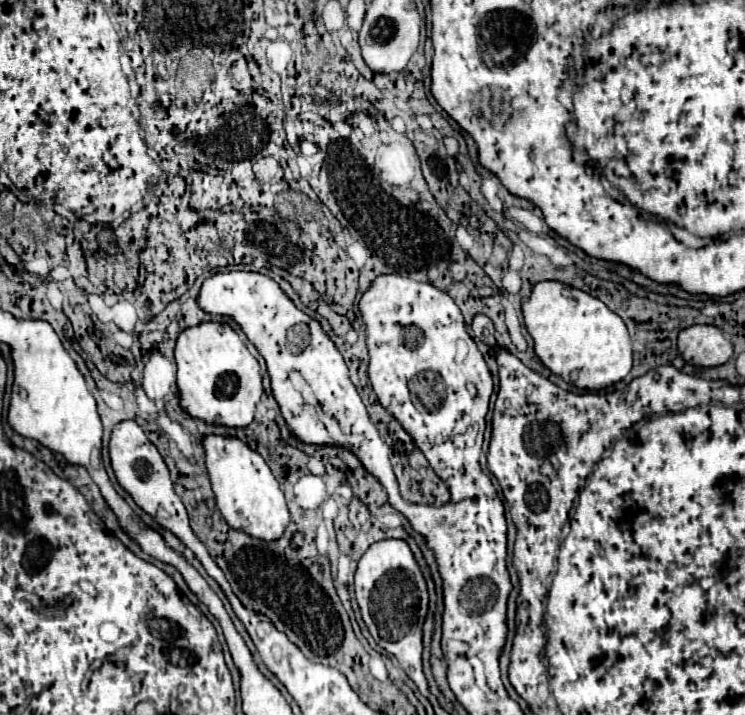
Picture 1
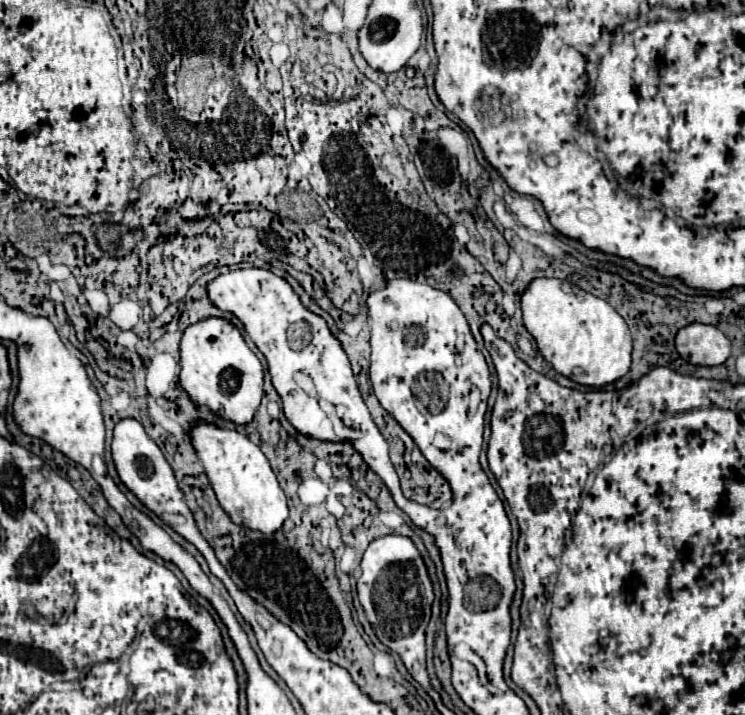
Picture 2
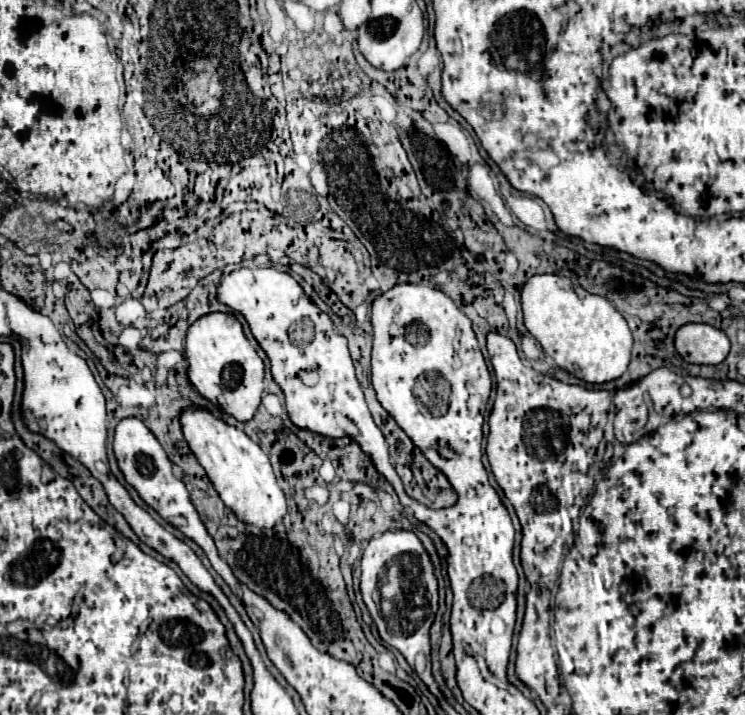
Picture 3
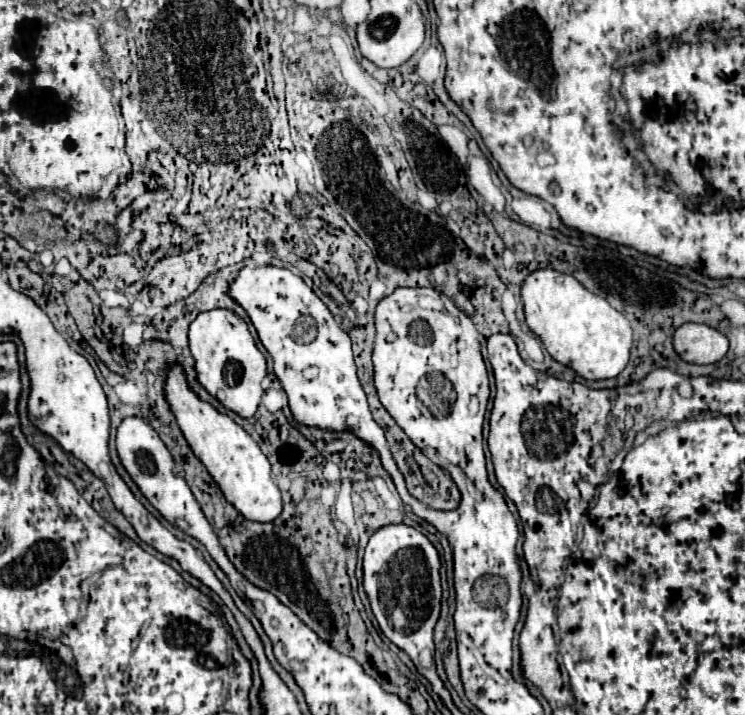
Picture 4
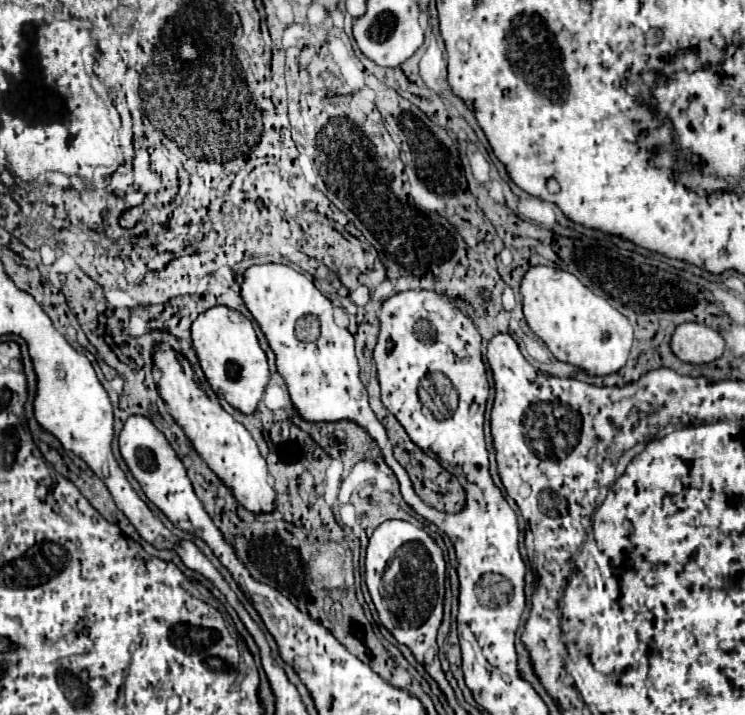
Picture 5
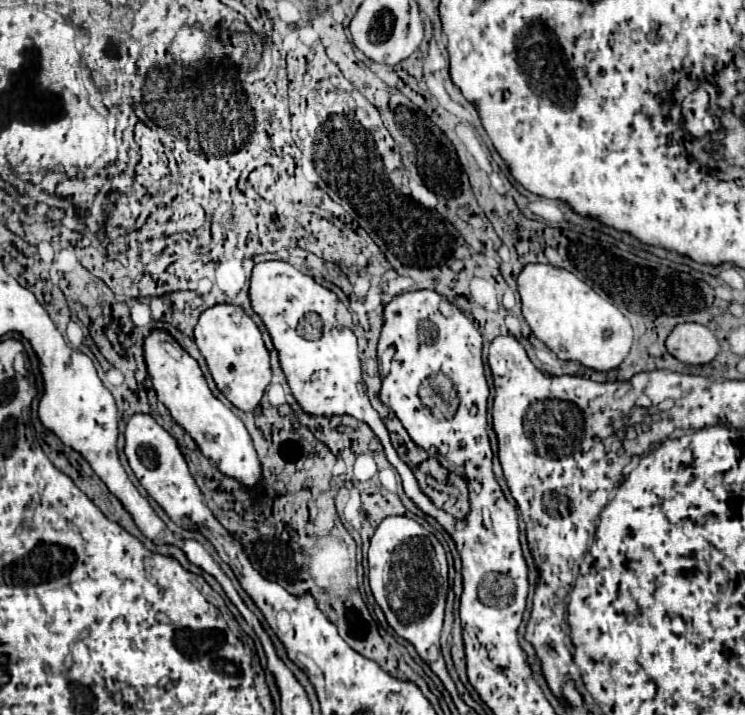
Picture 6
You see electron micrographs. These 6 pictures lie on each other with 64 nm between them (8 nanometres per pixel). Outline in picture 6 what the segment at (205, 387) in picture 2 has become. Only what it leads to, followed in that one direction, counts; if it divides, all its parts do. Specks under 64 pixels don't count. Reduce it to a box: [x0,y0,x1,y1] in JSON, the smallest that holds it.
[194,304,270,410]

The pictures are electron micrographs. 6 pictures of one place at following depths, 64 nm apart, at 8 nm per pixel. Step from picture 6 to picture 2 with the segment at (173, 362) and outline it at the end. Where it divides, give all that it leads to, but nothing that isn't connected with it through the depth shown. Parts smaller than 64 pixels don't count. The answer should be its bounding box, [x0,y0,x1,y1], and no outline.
[188,422,288,534]

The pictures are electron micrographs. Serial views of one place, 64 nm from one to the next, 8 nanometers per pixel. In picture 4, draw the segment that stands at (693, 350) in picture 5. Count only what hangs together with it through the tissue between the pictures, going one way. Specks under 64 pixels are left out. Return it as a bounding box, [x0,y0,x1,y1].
[674,324,728,364]

